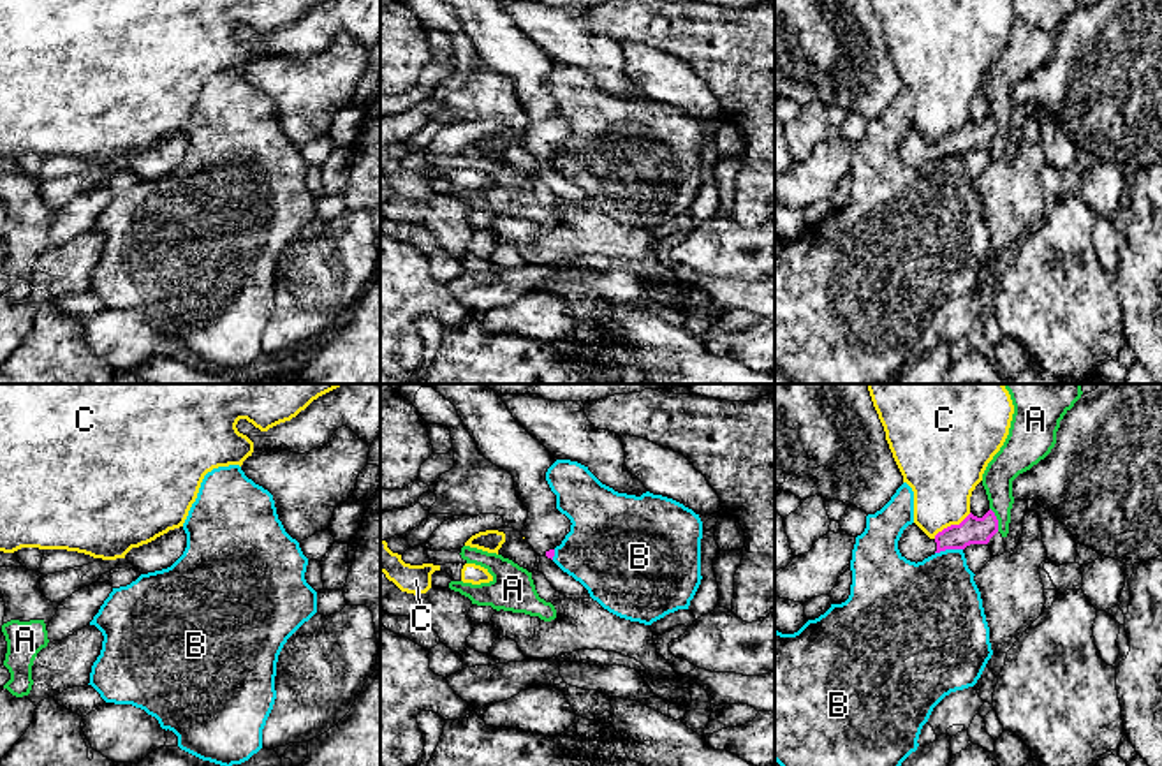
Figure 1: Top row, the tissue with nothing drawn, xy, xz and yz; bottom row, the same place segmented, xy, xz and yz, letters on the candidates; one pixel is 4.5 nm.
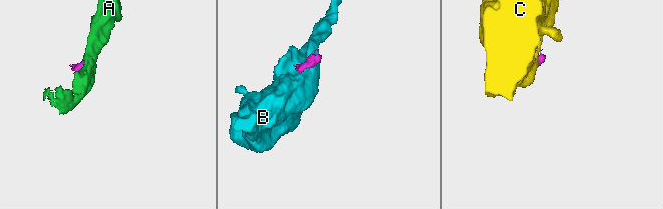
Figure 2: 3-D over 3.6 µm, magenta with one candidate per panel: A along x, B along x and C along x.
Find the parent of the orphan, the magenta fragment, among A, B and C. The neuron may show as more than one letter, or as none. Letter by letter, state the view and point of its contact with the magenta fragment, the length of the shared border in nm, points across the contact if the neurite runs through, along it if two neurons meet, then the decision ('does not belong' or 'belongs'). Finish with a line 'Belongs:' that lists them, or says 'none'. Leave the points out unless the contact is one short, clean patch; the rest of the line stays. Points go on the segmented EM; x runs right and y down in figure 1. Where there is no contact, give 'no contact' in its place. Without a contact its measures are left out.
A: yz (997, 520) | 120 nm | along yz (990, 508), (999, 530) | does not belong
B: yz (948, 548) | 130 nm | along yz (962, 548), (946, 548), (935, 553) | does not belong
C: yz (951, 525) | 200 nm | along yz (970, 513), (958, 523), (944, 527), (934, 537) | does not belong
Belongs: none

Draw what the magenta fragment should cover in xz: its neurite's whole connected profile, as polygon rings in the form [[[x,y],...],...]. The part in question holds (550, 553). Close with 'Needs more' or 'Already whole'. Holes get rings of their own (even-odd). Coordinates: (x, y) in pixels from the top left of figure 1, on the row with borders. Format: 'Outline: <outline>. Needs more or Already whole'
Outline: [[[428,384],[449,400],[479,453],[514,477],[519,500],[528,511],[521,530],[541,556],[553,560],[555,548],[570,532],[570,519],[556,509],[546,472],[555,456],[509,412],[502,398],[484,384]]]. Needs more

